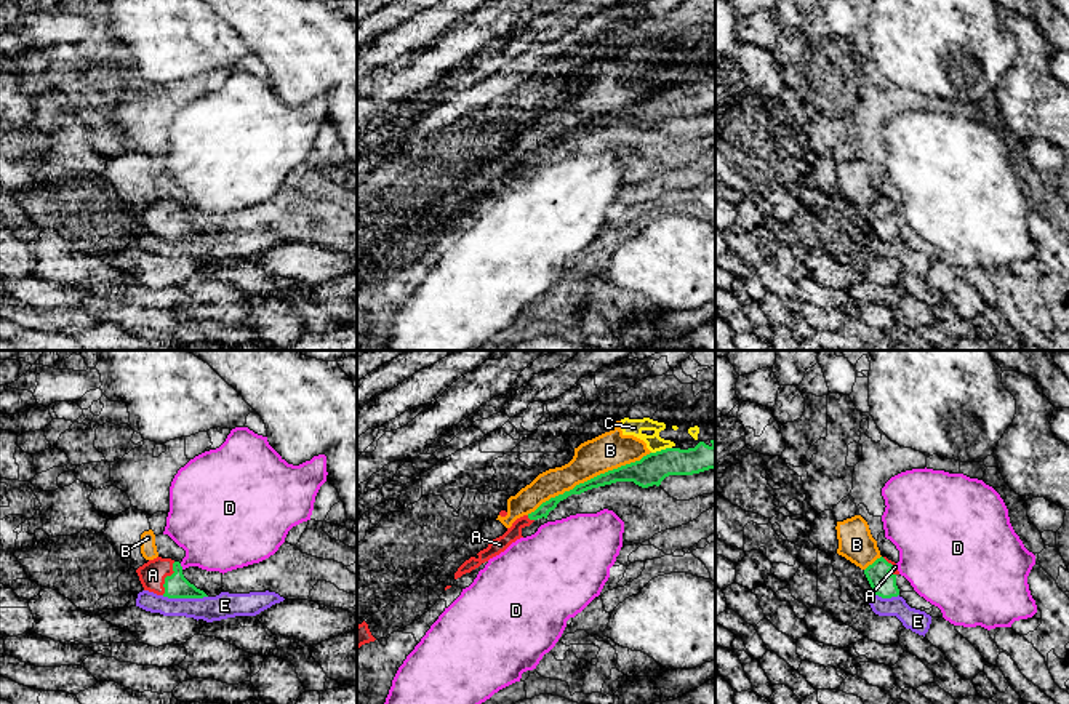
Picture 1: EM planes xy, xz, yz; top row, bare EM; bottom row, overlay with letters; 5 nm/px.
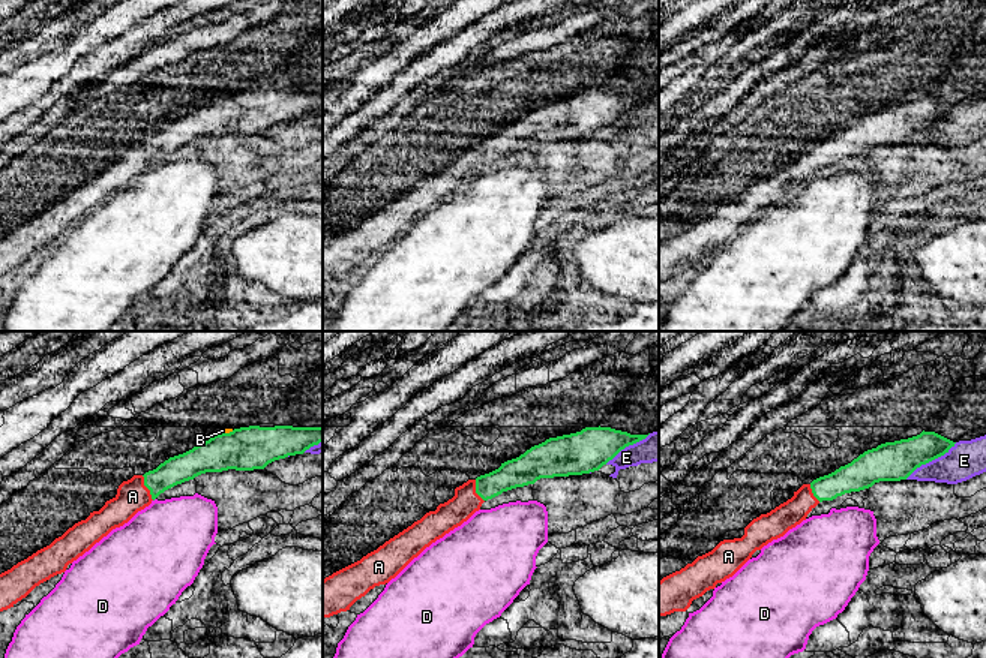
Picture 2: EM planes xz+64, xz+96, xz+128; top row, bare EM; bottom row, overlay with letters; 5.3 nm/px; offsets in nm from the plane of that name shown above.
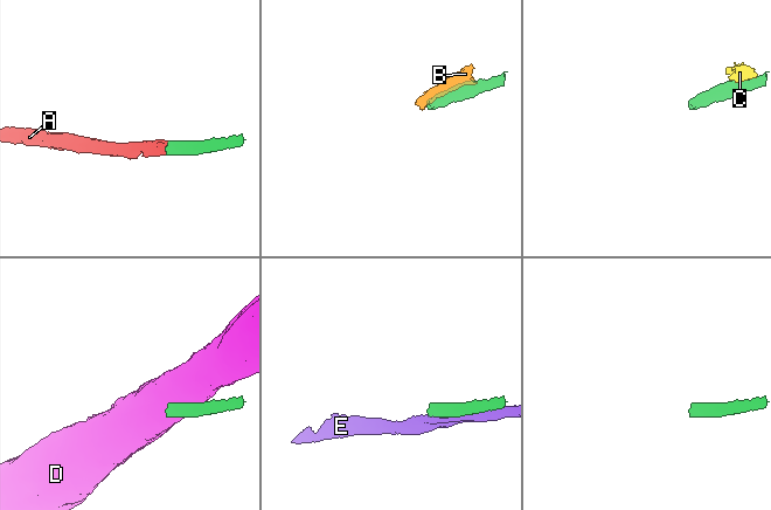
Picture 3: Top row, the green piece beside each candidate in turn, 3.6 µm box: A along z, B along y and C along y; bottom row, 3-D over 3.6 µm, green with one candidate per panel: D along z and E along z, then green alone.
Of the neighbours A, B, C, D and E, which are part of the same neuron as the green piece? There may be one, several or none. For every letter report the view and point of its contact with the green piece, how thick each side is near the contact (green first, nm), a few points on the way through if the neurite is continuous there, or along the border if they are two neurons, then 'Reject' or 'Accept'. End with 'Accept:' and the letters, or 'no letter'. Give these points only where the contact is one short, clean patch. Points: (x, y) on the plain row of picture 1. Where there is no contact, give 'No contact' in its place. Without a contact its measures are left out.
A: Touches green at xy (165, 220). Thickness 120 nm (green) against 130 nm. Path across: xy (176, 228), (165, 220), (152, 216). Accept
B: Touches green at xz (588, 122). Thickness 100 nm (green) against 190 nm. Reject
C: Touches green at xz (661, 92). Thickness 160 nm (green) against 80 nm. Boundary: xz (671, 88), (652, 95). Reject
D: Touches green at xy (181, 208). Thickness 120 nm (green) against 380 nm. Boundary: xy (180, 205), (183, 210). Reject
E: Touches green at xy (184, 239). Thickness 120 nm (green) against 130 nm. Reject
Accept: A

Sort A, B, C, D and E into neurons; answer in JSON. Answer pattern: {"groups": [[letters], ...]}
{"groups": [["A"], ["B", "C"], ["D"], ["E"]]}

